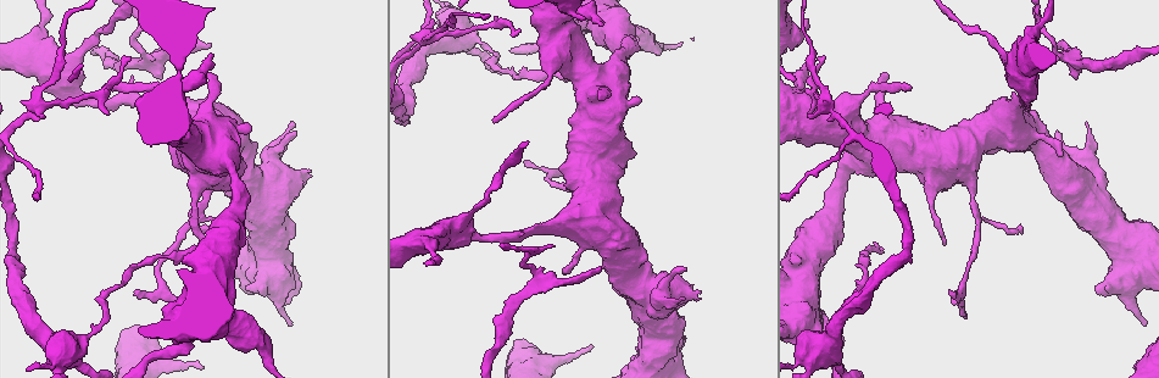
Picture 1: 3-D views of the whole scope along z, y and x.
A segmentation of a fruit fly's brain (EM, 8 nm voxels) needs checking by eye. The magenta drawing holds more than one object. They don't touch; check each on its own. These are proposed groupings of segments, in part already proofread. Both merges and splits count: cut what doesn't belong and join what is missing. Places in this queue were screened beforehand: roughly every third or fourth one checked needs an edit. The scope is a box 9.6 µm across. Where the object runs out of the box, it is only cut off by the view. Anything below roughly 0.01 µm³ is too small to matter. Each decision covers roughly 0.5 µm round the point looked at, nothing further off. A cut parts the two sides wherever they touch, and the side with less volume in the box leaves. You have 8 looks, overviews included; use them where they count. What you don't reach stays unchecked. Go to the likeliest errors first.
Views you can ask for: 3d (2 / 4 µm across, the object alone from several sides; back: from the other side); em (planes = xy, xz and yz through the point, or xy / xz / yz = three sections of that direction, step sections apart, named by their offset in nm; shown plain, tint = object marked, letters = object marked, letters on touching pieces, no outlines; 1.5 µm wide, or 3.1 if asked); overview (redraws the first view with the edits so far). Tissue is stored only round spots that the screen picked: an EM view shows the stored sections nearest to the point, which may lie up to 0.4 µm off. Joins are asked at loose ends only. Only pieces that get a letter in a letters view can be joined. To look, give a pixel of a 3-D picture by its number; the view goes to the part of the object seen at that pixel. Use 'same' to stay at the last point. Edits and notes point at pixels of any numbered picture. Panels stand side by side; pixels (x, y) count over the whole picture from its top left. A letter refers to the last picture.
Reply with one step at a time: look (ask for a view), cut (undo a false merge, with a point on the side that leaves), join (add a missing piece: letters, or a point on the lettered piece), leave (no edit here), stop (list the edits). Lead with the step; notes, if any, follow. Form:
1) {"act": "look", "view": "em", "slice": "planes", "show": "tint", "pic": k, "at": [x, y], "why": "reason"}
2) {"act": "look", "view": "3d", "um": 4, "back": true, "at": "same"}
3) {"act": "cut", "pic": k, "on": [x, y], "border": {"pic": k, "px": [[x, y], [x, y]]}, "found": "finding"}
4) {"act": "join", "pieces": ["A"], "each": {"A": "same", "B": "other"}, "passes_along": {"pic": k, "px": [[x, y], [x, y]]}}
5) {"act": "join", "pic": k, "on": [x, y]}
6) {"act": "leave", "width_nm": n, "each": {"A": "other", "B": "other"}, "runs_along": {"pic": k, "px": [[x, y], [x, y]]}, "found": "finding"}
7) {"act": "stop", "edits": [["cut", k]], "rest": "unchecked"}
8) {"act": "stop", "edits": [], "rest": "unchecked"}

{"act": "look", "view": "3d", "um": 2, "pic": 1, "at": [523, 233], "why": "branch stops here"}

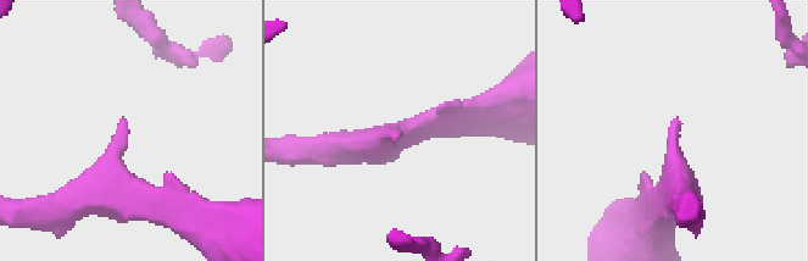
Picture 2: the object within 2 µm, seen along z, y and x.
{"act": "look", "view": "em", "slice": "planes", "show": "letters", "pic": 2, "at": [396, 137]}

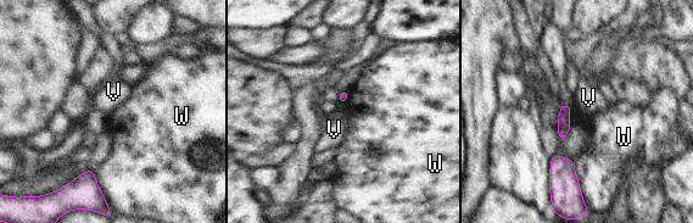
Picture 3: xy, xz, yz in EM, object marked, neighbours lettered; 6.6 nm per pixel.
{"act": "leave", "width_nm": 160, "each": {"V": "other", "W": "other"}, "border": {"pic": 3, "px": [[571, 159], [581, 196], [591, 215]]}, "found": "none of them fits"}

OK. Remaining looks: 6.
{"act": "look", "view": "em", "slice": "planes", "show": "letters", "pic": 1, "at": [944, 245], "why": "branch stops here"}

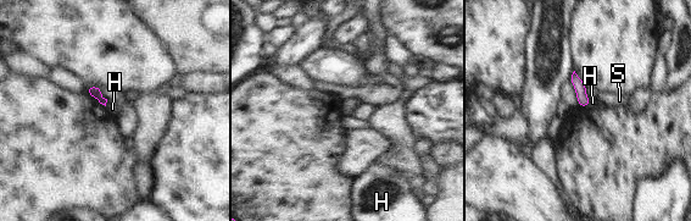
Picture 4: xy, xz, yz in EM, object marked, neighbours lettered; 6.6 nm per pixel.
{"act": "leave", "each": {"H": "other", "S": "other"}, "border": {"pic": 4, "px": [[107, 100], [105, 105]]}, "found": "none of them fits"}

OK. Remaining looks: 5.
{"act": "look", "view": "3d", "um": 2, "pic": 1, "at": [556, 76], "why": "thin neck"}

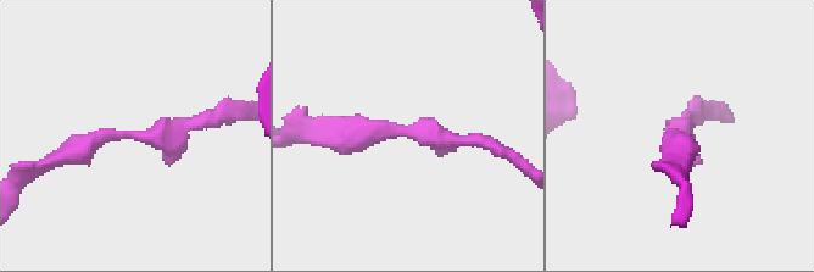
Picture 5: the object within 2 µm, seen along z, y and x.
{"act": "look", "view": "em", "slice": "xy", "step": 4, "show": "tint", "pic": 5, "at": [677, 134]}

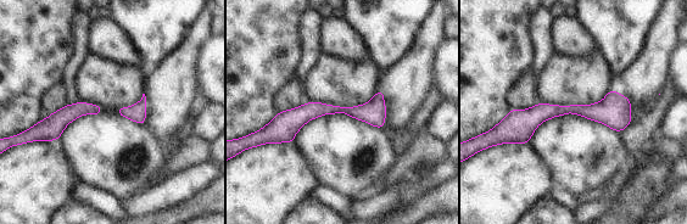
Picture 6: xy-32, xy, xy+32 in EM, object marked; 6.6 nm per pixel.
{"act": "look", "view": "em", "slice": "xy", "step": 4, "show": "letters", "at": "same"}

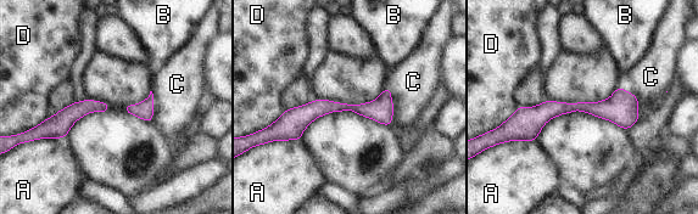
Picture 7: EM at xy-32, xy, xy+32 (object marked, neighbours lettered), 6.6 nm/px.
{"act": "leave", "longest_contact_nm": ["A", 340], "each": {"A": "other", "B": "other", "C": "other", "D": "other"}, "runs_along": {"pic": 7, "px": [[634, 101], [551, 108], [493, 135]]}, "found": "all the same cell"}

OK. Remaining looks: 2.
{"act": "stop", "edits": [], "rest": "unchecked"}

